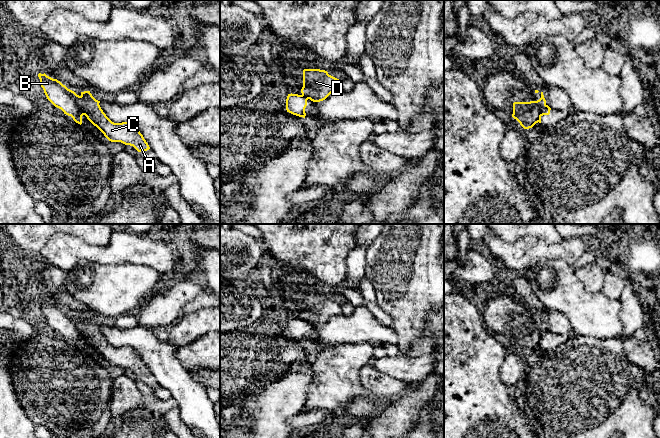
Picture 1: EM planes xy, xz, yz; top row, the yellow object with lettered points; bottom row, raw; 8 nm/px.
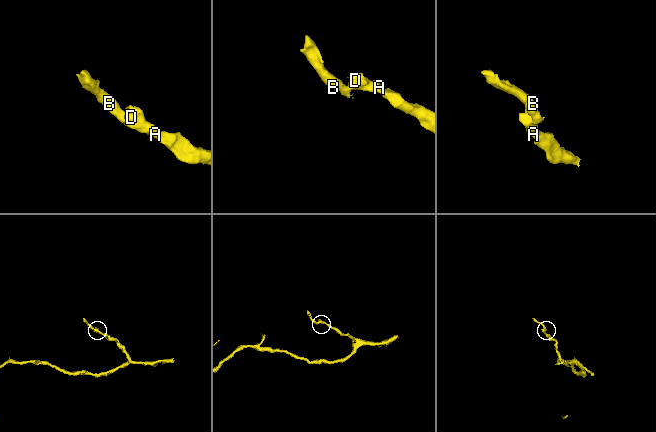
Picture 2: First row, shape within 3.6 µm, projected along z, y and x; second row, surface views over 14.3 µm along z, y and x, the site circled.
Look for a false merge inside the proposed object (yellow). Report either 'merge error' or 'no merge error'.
merge error

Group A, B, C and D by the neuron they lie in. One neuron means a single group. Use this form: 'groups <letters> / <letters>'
groups A C D / B

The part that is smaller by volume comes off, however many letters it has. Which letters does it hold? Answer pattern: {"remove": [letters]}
{"remove": ["B"]}

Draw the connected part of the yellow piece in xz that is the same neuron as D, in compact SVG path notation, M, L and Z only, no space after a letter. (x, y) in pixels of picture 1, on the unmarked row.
M304 293L301 317L313 326L325 324L331 317L342 314L342 304L325 294Z

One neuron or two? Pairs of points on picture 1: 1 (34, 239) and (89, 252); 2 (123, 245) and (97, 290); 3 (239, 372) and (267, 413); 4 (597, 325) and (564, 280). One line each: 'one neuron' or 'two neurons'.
1: two neurons
2: two neurons
3: two neurons
4: one neuron

